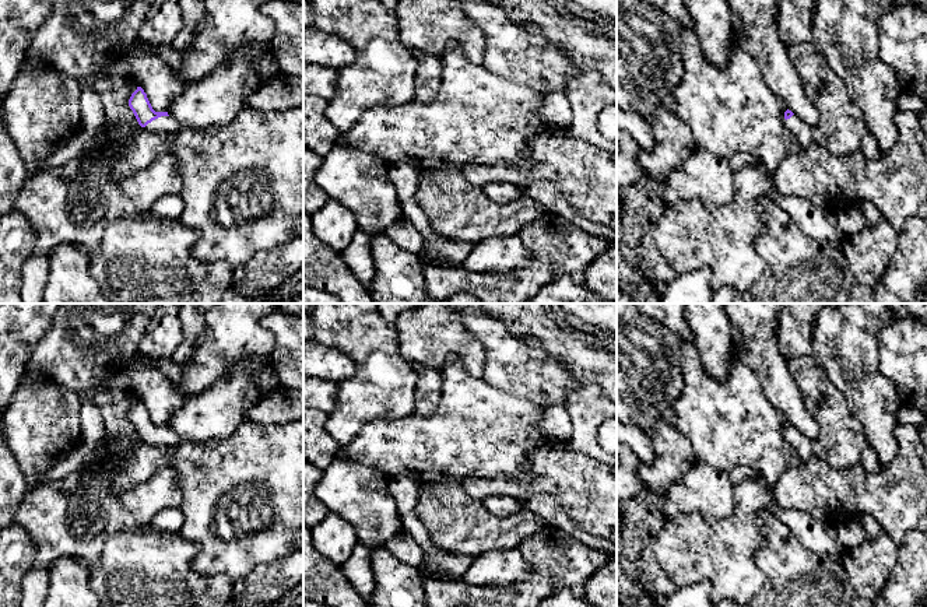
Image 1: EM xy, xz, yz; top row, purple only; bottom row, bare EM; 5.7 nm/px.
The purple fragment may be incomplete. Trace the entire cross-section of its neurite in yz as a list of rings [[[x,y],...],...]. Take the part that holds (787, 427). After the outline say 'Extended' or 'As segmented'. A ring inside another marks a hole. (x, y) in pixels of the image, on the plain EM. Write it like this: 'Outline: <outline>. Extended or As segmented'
Outline: [[[789,422],[784,425],[784,432],[787,434],[789,443],[796,450],[797,464],[810,460],[814,455],[812,442]]]. Extended

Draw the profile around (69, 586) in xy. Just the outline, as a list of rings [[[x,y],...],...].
[[[63,557],[46,571],[49,593],[43,607],[101,607],[89,586],[89,569],[82,562]]]

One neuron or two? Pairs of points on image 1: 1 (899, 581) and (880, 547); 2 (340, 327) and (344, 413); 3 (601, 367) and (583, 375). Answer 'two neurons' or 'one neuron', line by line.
1: two neurons
2: one neuron
3: one neuron

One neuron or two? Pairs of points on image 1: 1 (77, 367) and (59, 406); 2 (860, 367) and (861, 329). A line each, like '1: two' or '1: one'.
1: two
2: one

